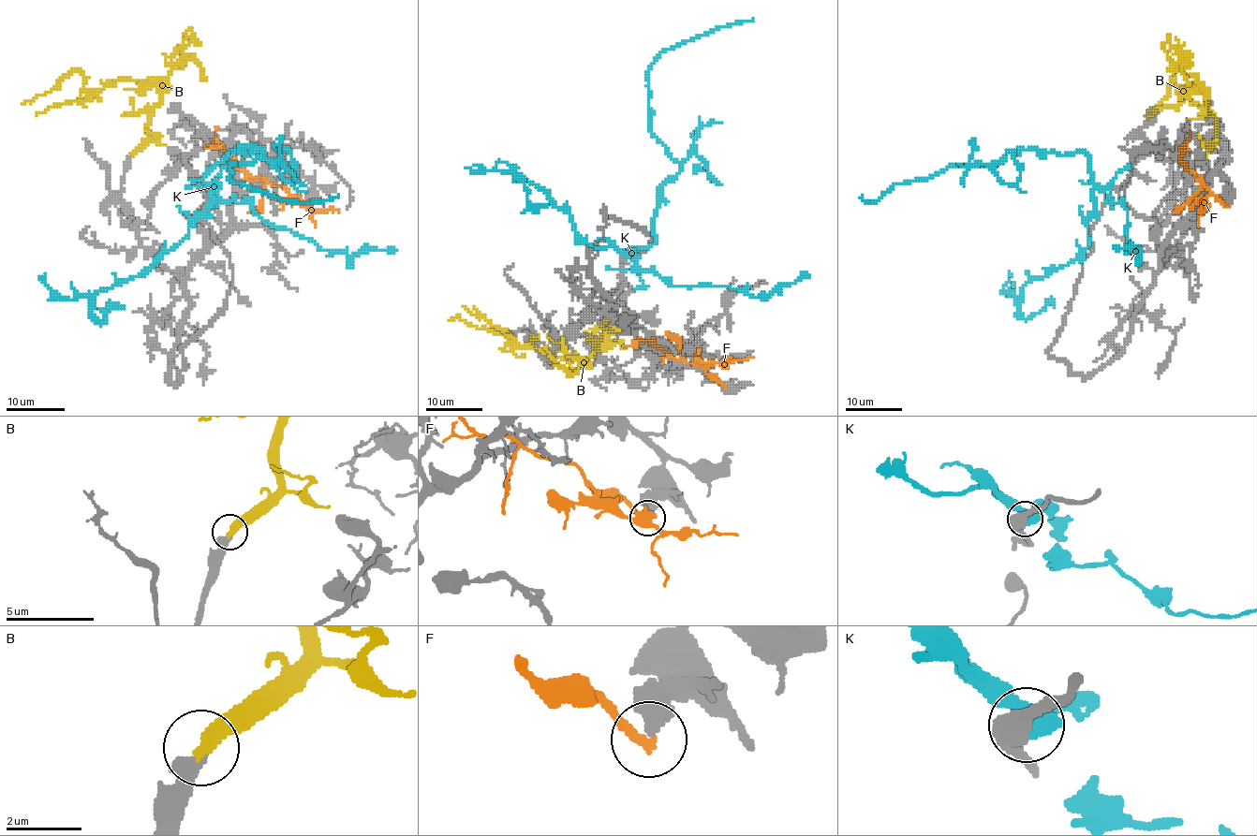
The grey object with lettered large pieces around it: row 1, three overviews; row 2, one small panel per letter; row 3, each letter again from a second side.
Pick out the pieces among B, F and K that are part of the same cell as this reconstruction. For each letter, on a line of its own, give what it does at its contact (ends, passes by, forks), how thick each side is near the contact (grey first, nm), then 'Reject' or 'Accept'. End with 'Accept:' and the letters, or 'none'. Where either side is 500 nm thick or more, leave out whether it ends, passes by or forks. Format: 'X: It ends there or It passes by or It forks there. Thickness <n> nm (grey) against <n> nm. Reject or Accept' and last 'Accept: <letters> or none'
B: It ends there. Thickness 320 nm (grey) against 400 nm. Accept
F: It ends there. Thickness 360 nm (grey) against 280 nm. Reject
K: Thickness 550 nm (grey) against 500 nm. Reject
Accept: B

